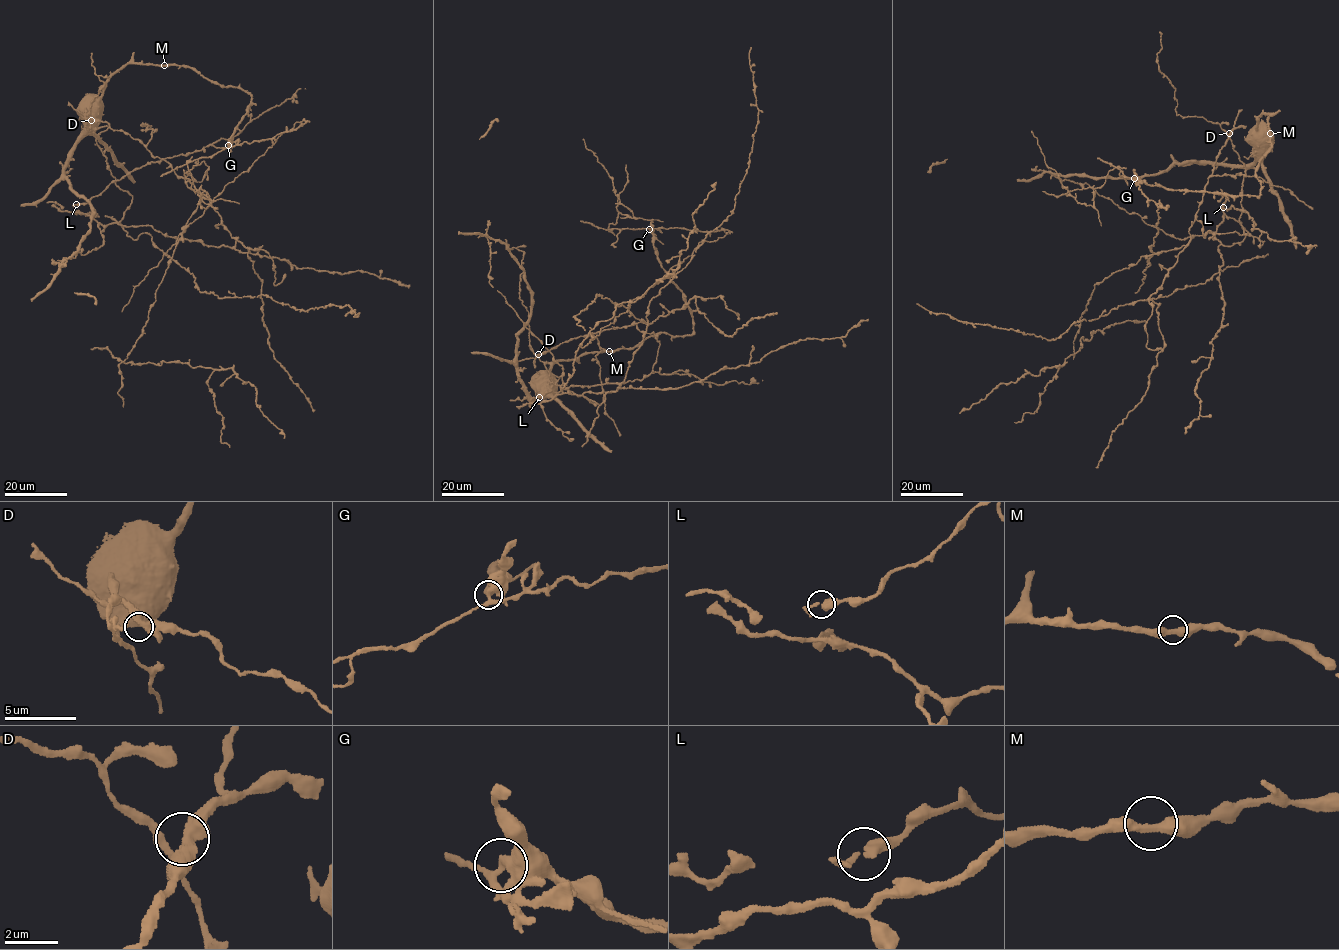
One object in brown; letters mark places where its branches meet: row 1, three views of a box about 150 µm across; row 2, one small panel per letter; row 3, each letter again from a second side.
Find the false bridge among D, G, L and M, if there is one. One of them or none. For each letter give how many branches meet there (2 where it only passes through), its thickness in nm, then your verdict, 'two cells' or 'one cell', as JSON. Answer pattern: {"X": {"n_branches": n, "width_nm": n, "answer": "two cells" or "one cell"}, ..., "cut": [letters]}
{"D": {"n_branches": 2, "width_nm": 460, "answer": "one cell"}, "G": {"n_branches": 2, "width_nm": 360, "answer": "two cells"}, "L": {"n_branches": 2, "width_nm": 300, "answer": "one cell"}, "M": {"n_branches": 2, "width_nm": 400, "answer": "one cell"}, "cut": ["G"]}

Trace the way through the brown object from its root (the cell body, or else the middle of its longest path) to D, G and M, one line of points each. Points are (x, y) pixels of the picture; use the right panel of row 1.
D: (1260, 125), (1270, 114), (1258, 195), (1135, 180), (1169, 206), (1156, 211), (1154, 254), (1187, 244), (1229, 133)
G: (1260, 125), (1256, 128), (1257, 117), (1270, 114), (1271, 147), (1256, 172), (1258, 195), (1169, 190), (1134, 178)
M: (1260, 125), (1256, 128), (1257, 117), (1270, 114), (1267, 121), (1270, 133)

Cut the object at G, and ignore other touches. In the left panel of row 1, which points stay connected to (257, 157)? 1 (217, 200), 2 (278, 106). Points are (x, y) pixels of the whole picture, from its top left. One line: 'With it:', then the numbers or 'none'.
With it: 1

